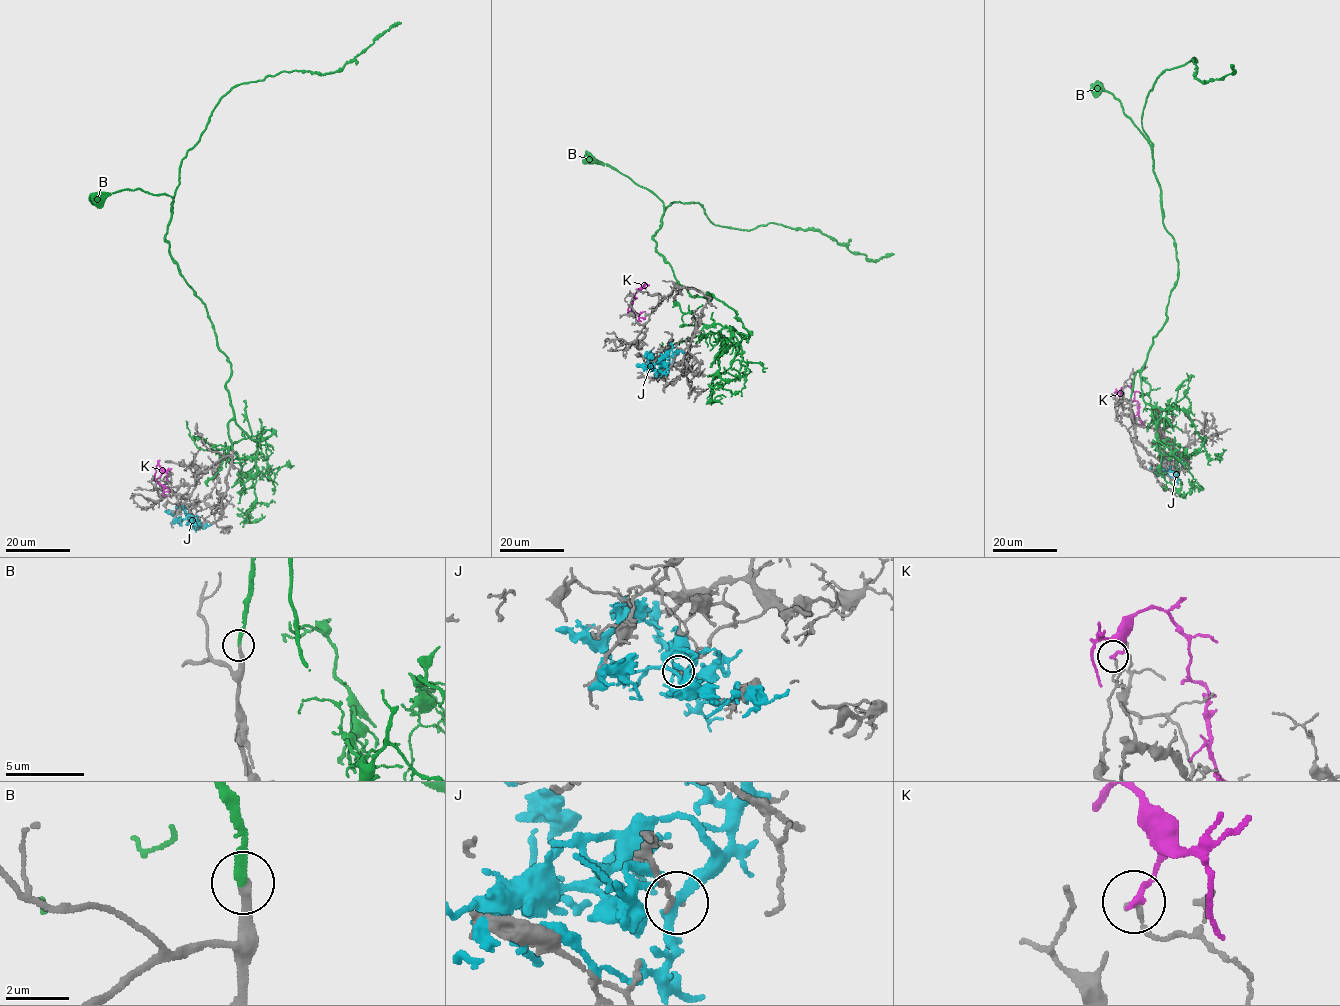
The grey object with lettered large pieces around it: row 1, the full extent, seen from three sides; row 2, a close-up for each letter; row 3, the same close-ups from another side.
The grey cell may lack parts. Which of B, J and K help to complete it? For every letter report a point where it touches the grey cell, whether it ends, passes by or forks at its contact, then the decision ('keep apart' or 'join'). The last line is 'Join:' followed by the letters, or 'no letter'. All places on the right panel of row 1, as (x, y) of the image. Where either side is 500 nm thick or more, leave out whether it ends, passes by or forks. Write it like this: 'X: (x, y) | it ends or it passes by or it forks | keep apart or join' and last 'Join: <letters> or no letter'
B: (1130, 397) | it ends | join
J: (1178, 470) | it passes by | keep apart
K: (1119, 396) | it ends | keep apart
Join: B

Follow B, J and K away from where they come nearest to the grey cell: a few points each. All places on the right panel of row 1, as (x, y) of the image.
B: (1130, 398), (1177, 279), (1142, 126), (1146, 98), (1157, 76), (1193, 58), (1203, 83), (1231, 66)
J: (1178, 470), (1181, 465), (1178, 461), (1172, 465), (1167, 461), (1165, 466)
K: (1118, 395), (1124, 386), (1130, 387), (1137, 402), (1141, 425)

